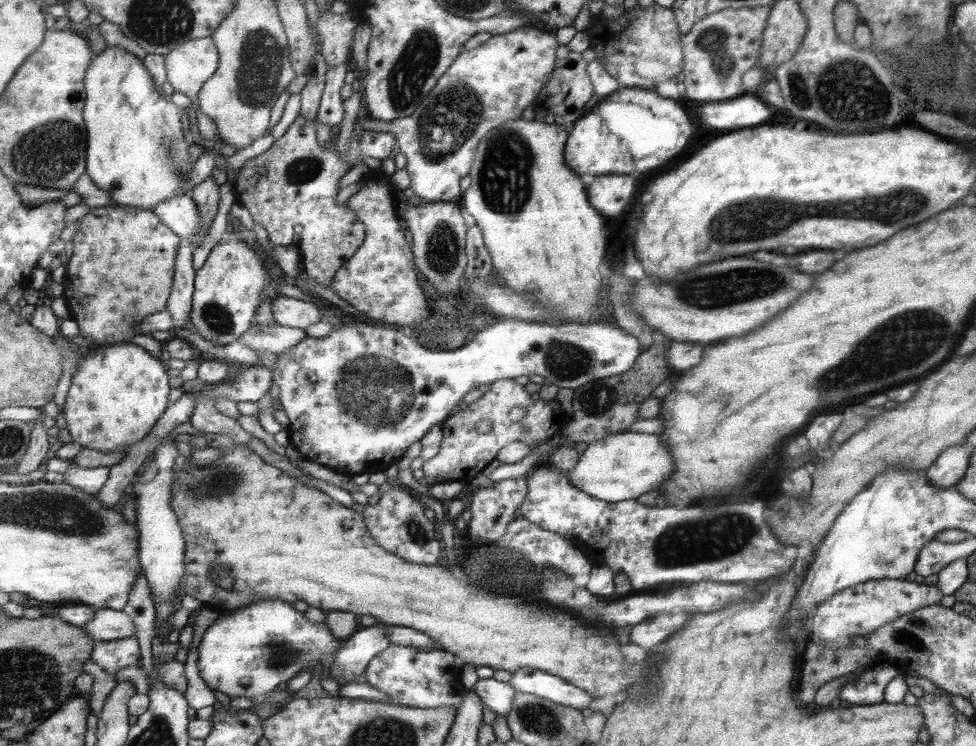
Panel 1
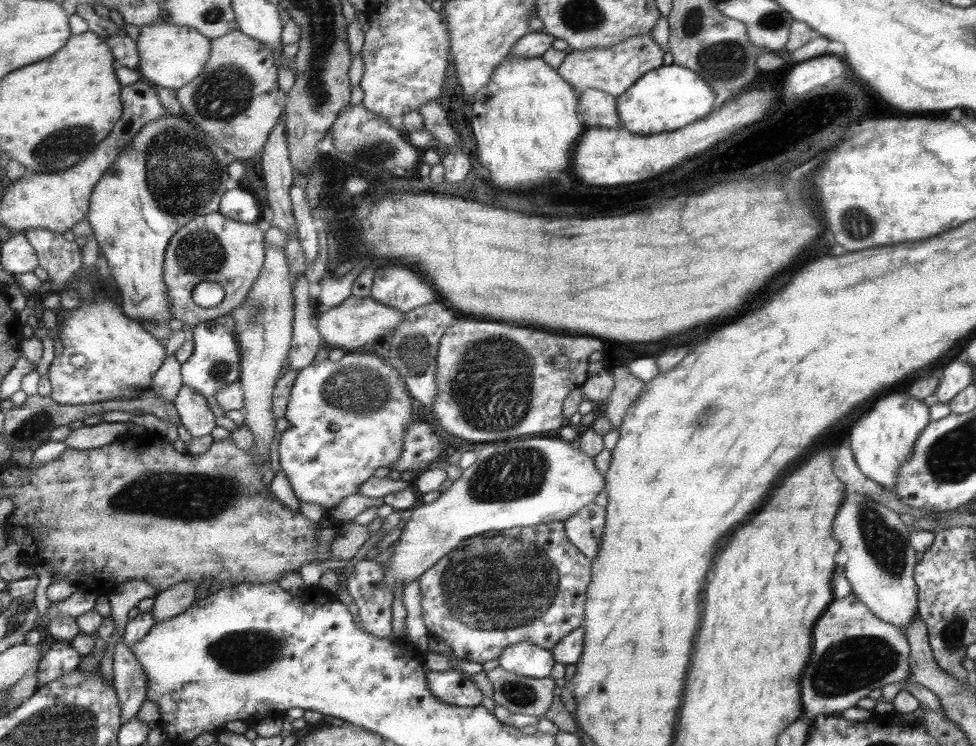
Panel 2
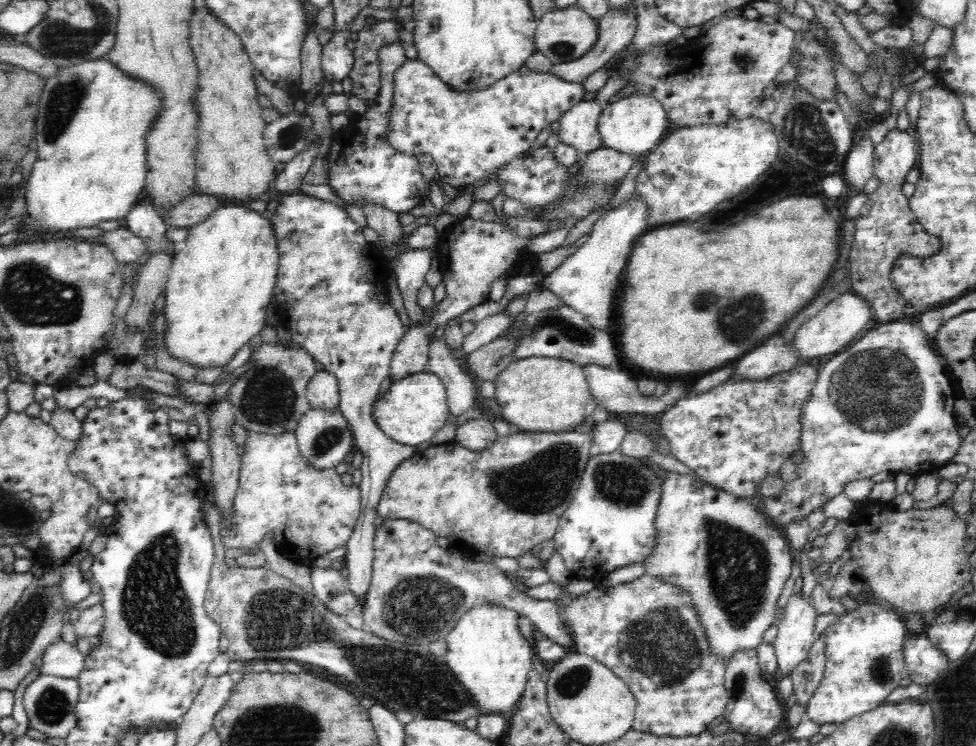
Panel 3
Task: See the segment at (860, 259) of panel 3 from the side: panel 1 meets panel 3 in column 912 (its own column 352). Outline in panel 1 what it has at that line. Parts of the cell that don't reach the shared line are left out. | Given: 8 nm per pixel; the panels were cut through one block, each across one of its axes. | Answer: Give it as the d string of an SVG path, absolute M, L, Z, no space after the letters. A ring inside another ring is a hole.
M298 115L295 121L288 126L286 133L276 139L268 150L248 159L237 170L236 178L232 183L236 202L242 204L250 212L255 223L261 224L266 229L272 244L278 246L296 244L308 277L322 287L331 287L336 272L355 256L367 236L364 223L360 222L345 204L336 205L334 202L334 196L340 190L337 186L338 182L352 169L354 164L362 162L362 155L378 158L379 161L390 158L396 141L395 134L391 132L365 130L360 141L355 141L354 137L351 139L350 151L346 155L347 163L343 163L336 152L336 145L333 144L329 148L320 146L319 140L316 140L316 124L311 119L306 122L301 115Z

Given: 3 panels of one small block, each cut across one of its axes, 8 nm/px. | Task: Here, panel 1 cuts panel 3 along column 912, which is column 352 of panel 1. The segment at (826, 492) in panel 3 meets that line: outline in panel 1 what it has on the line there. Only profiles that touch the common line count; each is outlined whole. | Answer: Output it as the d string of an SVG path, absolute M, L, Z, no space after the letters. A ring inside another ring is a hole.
M502 320L496 324L490 324L486 330L476 334L470 344L462 345L457 349L448 349L442 351L435 351L422 345L417 336L410 335L408 331L391 330L390 328L376 328L368 326L367 324L356 324L354 326L340 326L338 330L334 328L329 336L320 339L310 338L306 336L298 346L292 350L278 355L276 361L276 368L273 369L273 380L280 386L279 402L282 403L283 409L286 411L289 426L287 432L289 433L289 442L296 447L300 453L300 457L310 462L317 462L322 466L331 468L338 474L356 475L364 473L384 472L391 464L396 463L396 460L404 454L404 450L408 448L413 442L421 440L421 438L434 426L434 424L441 424L442 420L446 420L446 416L450 414L450 410L476 386L480 384L490 385L493 382L504 378L516 378L517 376L531 376L538 374L543 376L548 384L556 384L559 388L573 388L576 389L584 384L592 383L594 380L601 378L608 378L612 376L619 376L619 374L628 373L642 355L641 342L638 338L627 334L626 331L621 330L614 324L590 324L582 326L575 323L562 324L530 324L530 322L522 322L522 320Z

